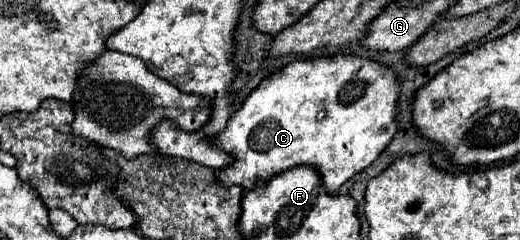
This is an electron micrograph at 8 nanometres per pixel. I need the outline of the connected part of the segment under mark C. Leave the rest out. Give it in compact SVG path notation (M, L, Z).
M356 54L294 60L288 66L276 70L270 78L262 80L260 86L232 114L226 130L216 136L214 144L234 154L234 162L224 170L216 170L216 178L224 186L242 186L252 190L260 180L268 182L278 172L308 164L322 174L324 188L334 194L346 180L368 168L392 142L394 134L398 132L396 116L400 90L400 78L390 66Z

